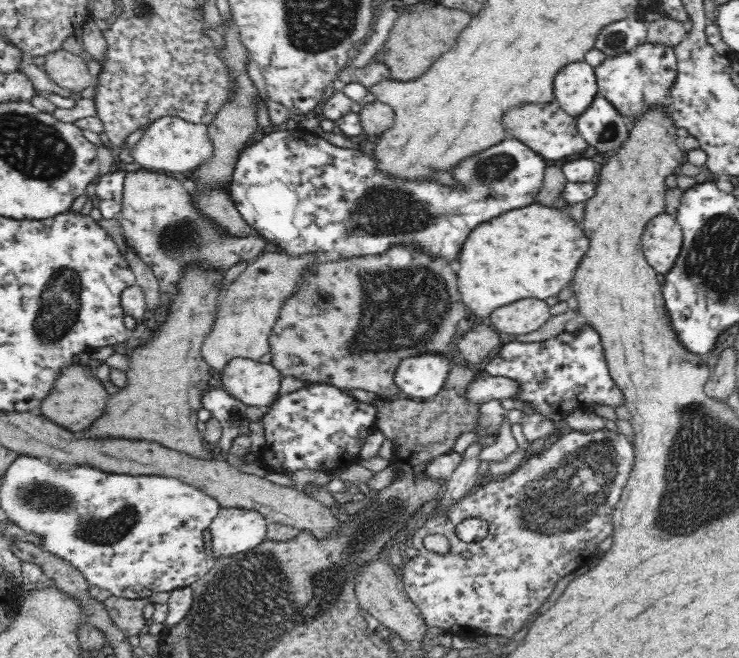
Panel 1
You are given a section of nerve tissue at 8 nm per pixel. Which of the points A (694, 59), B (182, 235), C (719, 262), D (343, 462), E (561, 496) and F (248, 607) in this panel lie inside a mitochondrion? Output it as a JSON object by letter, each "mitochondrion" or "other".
{"A":"other","B":"mitochondrion","C":"mitochondrion","D":"other","E":"mitochondrion","F":"mitochondrion"}

